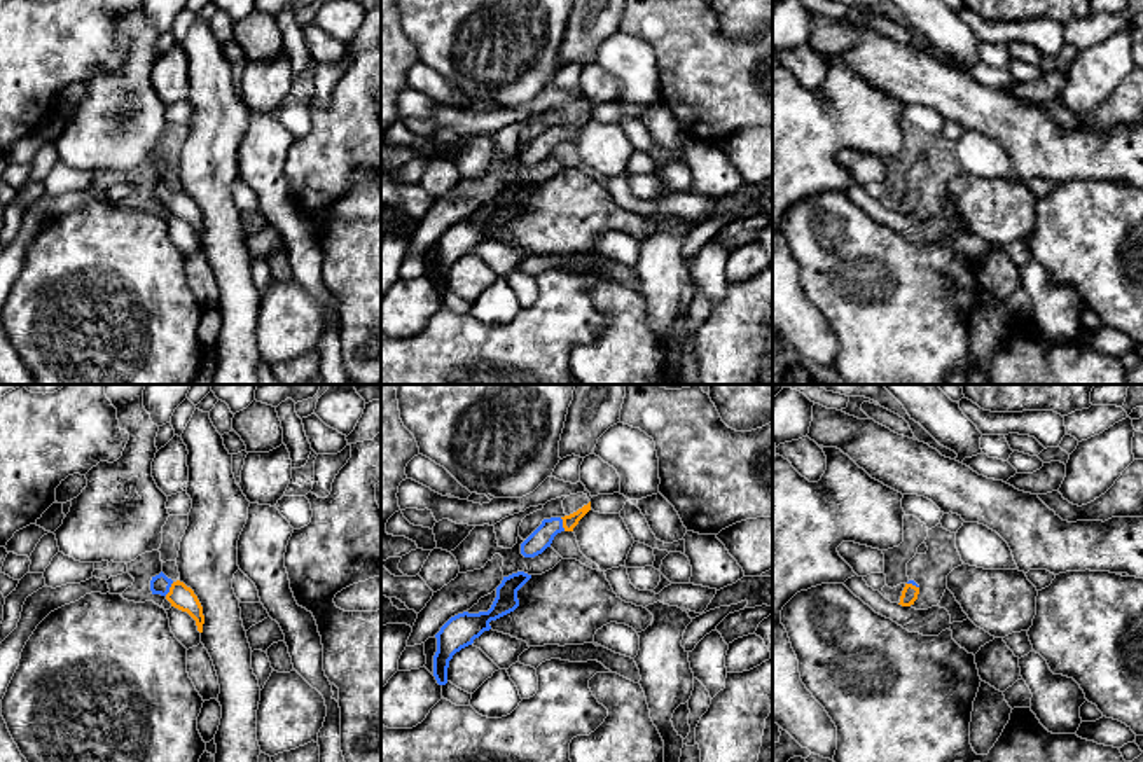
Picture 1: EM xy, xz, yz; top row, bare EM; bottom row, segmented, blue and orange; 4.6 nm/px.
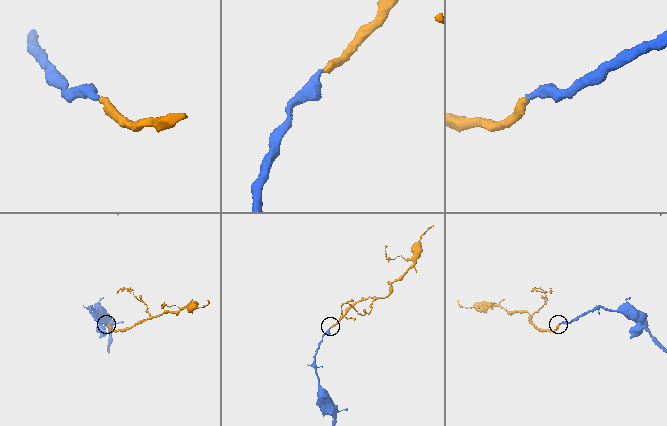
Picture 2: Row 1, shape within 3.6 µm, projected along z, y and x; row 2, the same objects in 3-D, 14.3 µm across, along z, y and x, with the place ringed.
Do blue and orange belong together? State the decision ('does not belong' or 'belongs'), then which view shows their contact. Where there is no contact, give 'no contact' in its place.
belongs | xy

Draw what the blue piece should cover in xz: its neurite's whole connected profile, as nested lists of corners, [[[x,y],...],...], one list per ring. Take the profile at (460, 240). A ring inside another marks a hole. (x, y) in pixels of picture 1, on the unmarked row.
[[[524,180],[503,185],[502,192],[496,196],[496,206],[488,220],[479,222],[458,222],[451,225],[437,246],[437,260],[433,264],[433,285],[439,294],[447,292],[449,269],[456,260],[474,252],[484,239],[489,239],[491,229],[496,229],[519,215],[517,199],[531,187]]]

